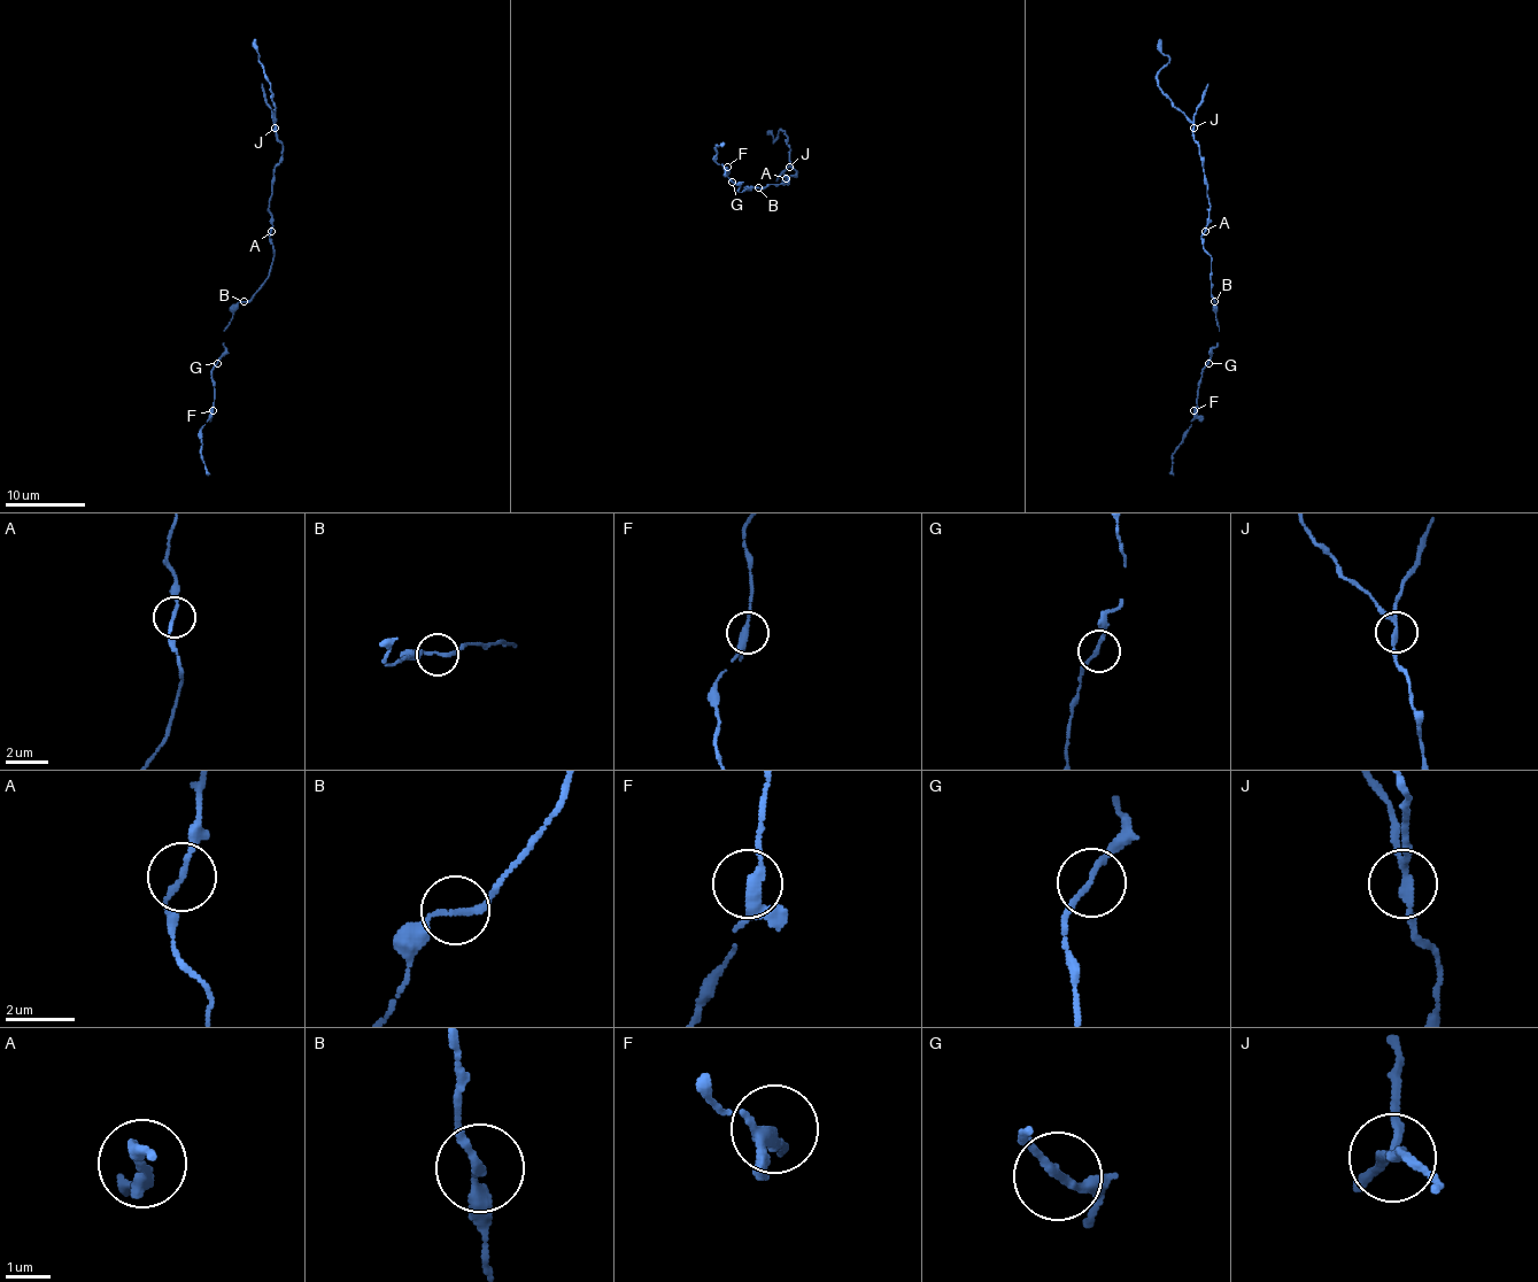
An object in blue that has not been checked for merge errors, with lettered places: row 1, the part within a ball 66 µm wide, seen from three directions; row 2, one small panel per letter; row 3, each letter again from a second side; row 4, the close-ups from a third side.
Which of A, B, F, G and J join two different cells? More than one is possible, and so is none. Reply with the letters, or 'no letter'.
J

